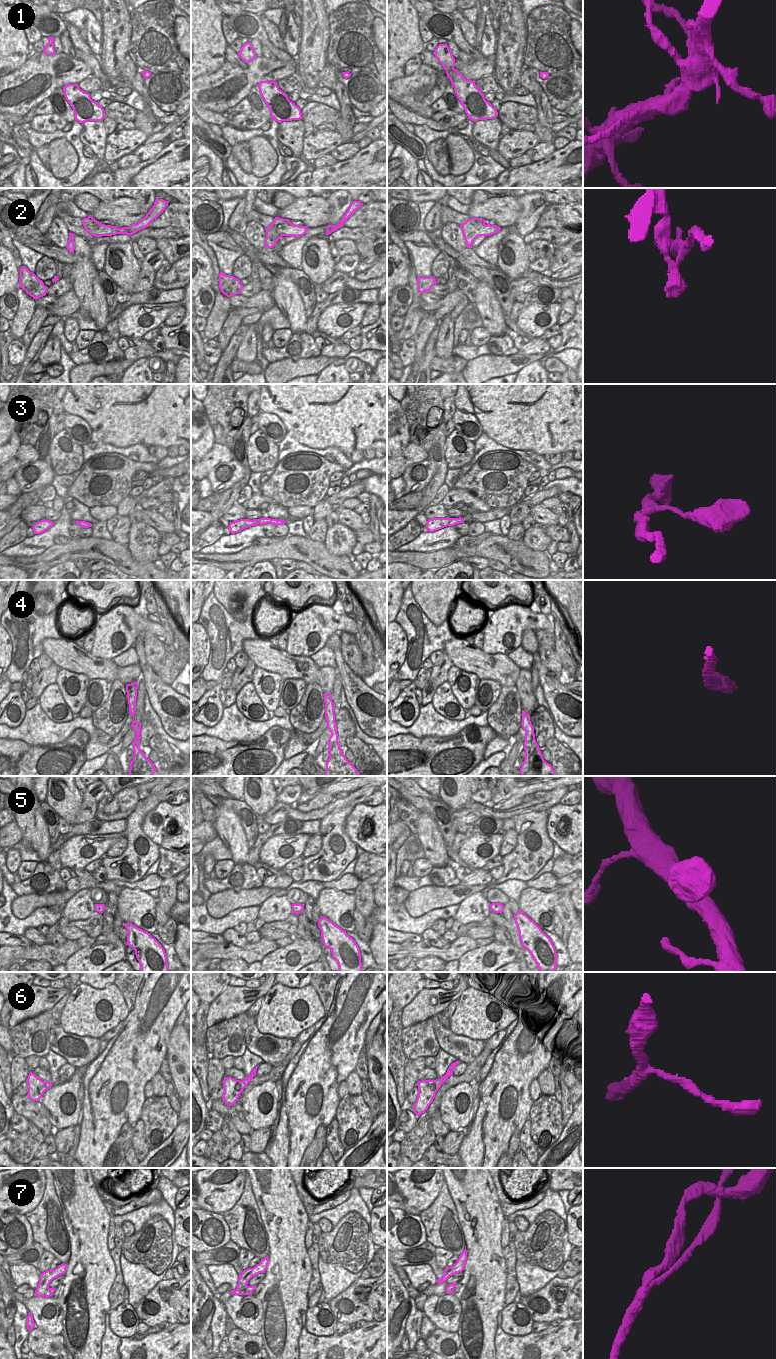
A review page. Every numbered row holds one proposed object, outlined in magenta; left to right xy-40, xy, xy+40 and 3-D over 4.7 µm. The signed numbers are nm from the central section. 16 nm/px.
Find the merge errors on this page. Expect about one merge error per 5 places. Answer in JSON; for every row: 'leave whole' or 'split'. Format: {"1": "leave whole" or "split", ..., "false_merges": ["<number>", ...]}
{"1": "leave whole", "2": "split", "3": "leave whole", "4": "leave whole", "5": "leave whole", "6": "leave whole", "7": "leave whole", "false_merges": ["2"]}

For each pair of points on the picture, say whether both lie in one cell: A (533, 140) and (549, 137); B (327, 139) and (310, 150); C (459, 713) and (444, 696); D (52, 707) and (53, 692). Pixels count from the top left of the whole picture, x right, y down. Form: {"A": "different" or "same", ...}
{"A": "different", "B": "same", "C": "same", "D": "same"}

